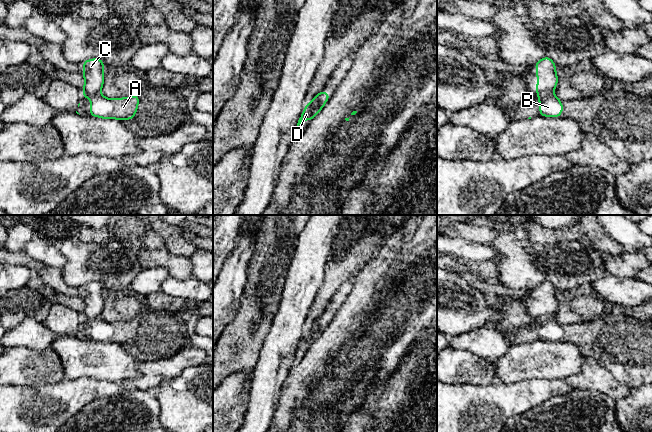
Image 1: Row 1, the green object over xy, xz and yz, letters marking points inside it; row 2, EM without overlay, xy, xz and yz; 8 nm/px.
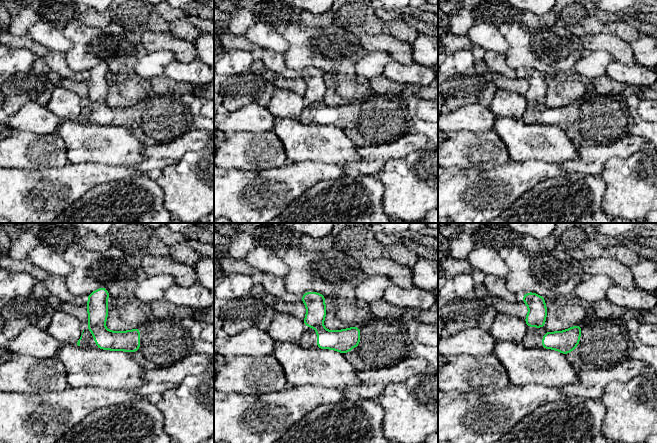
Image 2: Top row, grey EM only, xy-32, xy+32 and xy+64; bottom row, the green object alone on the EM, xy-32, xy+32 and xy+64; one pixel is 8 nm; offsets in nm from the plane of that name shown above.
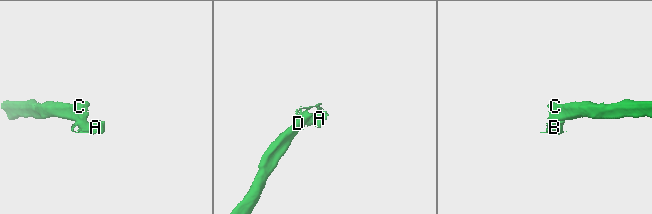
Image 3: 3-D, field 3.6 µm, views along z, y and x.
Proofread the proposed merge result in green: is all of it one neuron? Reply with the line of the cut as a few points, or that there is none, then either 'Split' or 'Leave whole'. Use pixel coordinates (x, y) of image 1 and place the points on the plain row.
Split along xy (99, 316), (84, 320). Split

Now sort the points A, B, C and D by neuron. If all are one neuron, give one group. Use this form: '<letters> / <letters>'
A B / C D

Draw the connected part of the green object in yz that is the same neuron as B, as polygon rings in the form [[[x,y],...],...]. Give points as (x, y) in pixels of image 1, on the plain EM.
[[[549,317],[539,320],[539,340],[545,341],[561,341],[563,329],[560,323],[555,318]]]

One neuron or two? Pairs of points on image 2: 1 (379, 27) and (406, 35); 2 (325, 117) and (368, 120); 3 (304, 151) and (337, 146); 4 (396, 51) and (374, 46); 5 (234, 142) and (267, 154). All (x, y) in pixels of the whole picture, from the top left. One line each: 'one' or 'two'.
1: two
2: one
3: one
4: one
5: one

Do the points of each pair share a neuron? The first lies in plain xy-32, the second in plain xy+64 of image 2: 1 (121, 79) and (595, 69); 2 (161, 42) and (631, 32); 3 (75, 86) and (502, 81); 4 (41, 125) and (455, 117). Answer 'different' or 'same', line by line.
1: different
2: different
3: same
4: same

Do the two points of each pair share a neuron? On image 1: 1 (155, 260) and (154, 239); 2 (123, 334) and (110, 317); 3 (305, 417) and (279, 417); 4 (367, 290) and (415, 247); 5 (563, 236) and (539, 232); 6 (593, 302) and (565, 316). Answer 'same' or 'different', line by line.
1: different
2: different
3: different
4: same
5: same
6: same

